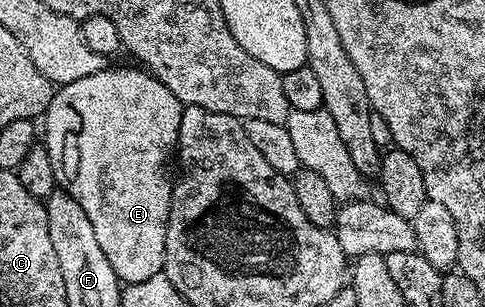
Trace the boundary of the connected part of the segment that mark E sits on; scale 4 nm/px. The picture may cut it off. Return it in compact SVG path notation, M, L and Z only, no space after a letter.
M104 67L97 71L97 75L85 75L85 79L77 79L77 83L69 83L62 86L56 92L55 98L49 103L45 114L47 121L47 154L53 159L53 171L55 172L55 184L62 192L73 195L77 203L81 203L85 215L89 215L89 223L93 223L93 231L97 234L97 244L101 251L105 251L105 259L109 259L109 267L118 275L120 282L132 285L141 283L144 279L153 279L153 275L163 272L165 263L165 231L169 223L169 207L171 206L171 186L173 177L167 174L167 164L172 164L173 154L176 152L179 143L179 128L181 127L181 115L184 111L183 104L149 71L142 68L135 69L111 69Z

